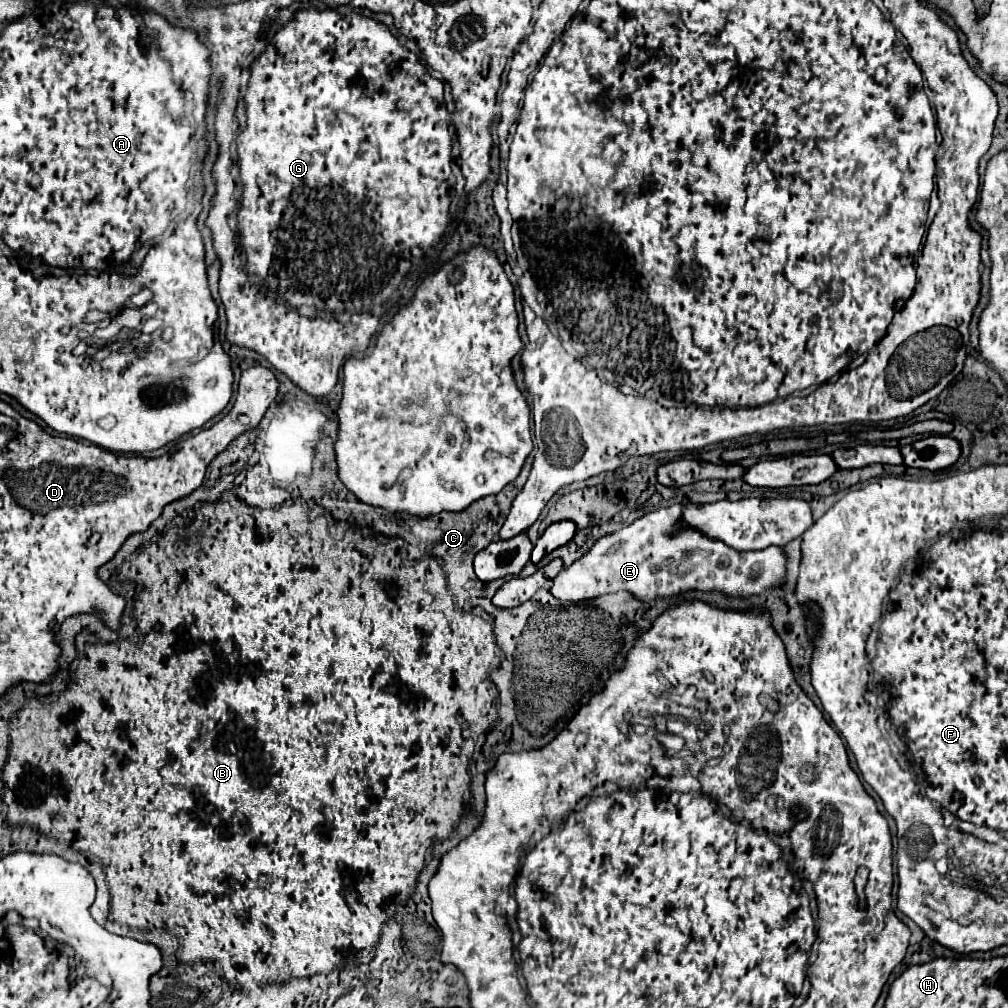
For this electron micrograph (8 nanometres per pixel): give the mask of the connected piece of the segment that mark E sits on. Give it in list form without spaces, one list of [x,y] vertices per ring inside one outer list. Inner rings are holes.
[[[674,504],[648,512],[630,526],[598,538],[584,558],[578,558],[552,580],[552,594],[560,600],[580,602],[604,594],[628,592],[640,602],[656,602],[690,592],[694,588],[706,592],[718,590],[730,598],[748,600],[762,592],[784,586],[788,564],[784,548],[770,546],[766,550],[738,552],[730,550],[730,546],[724,542],[706,538],[694,530],[678,530],[678,518],[682,518],[684,508],[686,504]],[[614,542],[620,542],[622,548],[610,554],[608,550]],[[686,554],[692,554],[692,558],[682,558]]]

